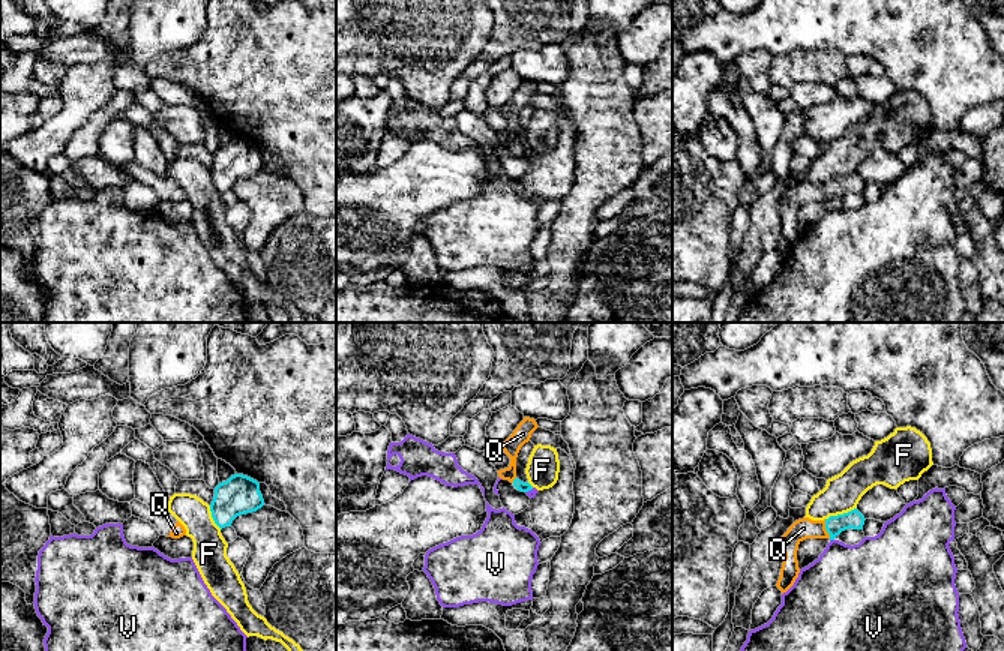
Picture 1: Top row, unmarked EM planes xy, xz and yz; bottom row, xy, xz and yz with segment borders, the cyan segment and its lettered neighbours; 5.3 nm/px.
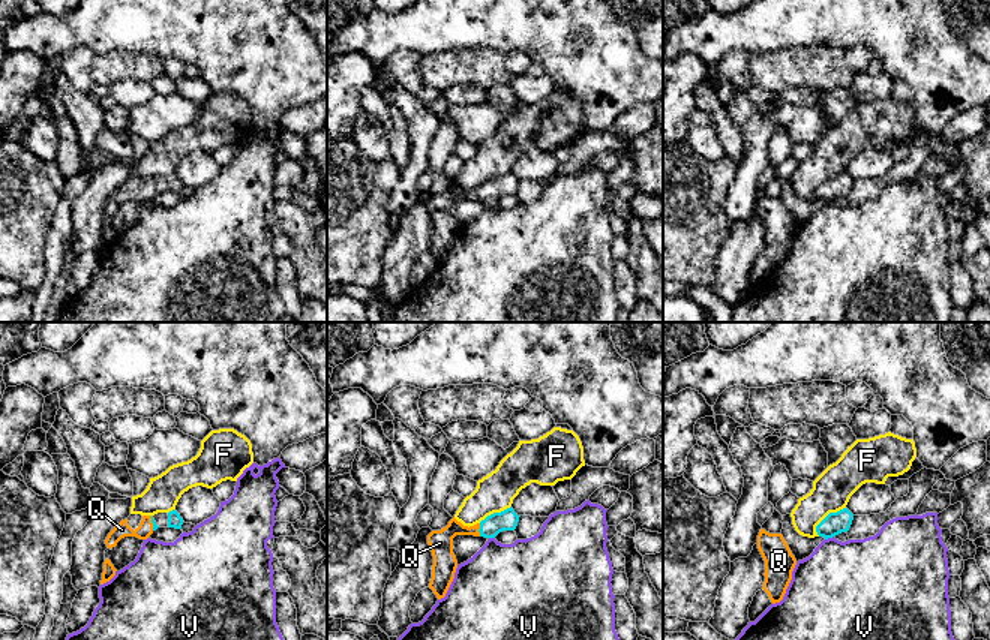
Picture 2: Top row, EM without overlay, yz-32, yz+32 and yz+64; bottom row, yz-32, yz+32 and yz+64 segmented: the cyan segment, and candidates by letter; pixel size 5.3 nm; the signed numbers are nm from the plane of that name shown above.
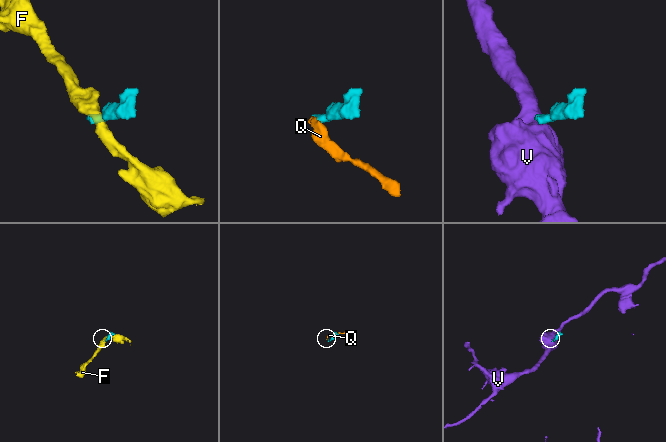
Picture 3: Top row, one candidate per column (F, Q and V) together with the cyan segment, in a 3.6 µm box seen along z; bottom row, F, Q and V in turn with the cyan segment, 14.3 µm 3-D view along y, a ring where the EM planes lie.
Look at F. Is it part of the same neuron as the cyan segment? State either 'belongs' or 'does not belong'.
does not belong

